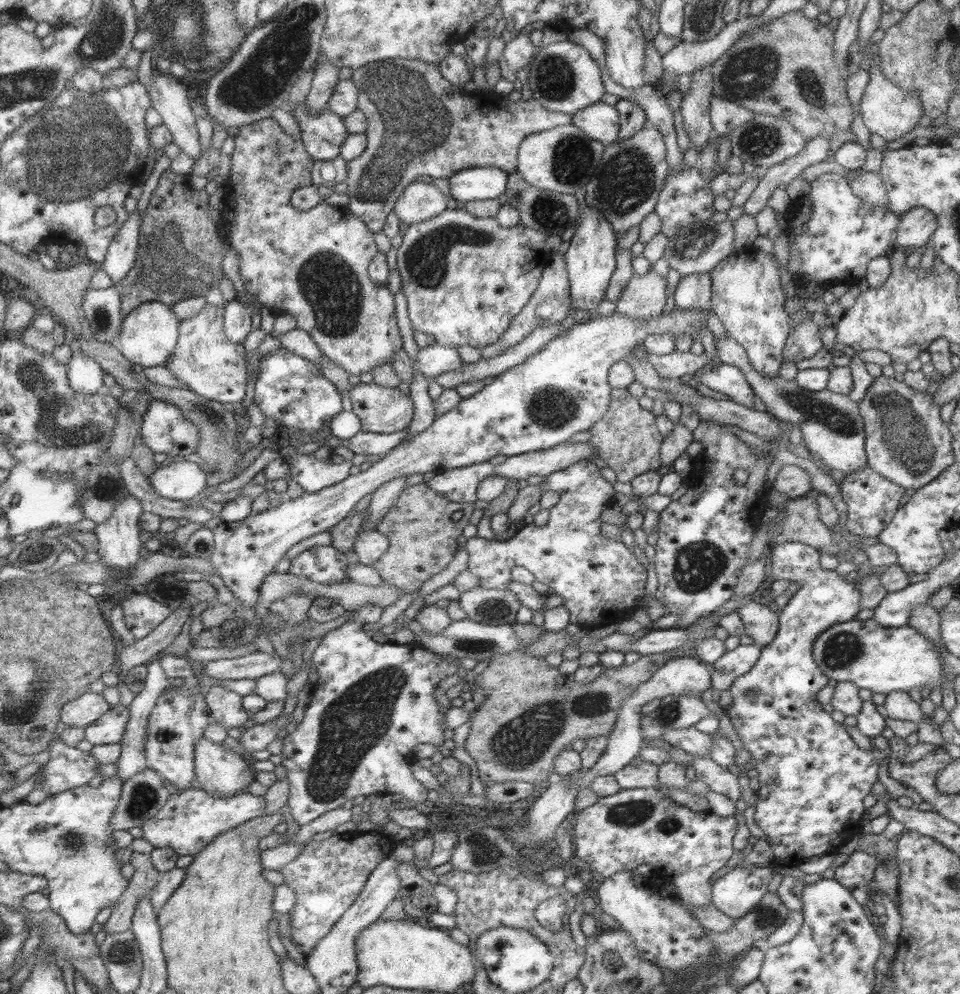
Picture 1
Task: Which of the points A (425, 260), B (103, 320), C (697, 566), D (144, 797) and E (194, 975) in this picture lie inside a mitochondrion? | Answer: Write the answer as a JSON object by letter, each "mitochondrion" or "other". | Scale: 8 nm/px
{"A":"mitochondrion","B":"mitochondrion","C":"mitochondrion","D":"mitochondrion","E":"other"}

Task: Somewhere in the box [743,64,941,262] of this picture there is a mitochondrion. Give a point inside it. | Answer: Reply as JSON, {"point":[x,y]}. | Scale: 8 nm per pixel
{"point":[812,91]}

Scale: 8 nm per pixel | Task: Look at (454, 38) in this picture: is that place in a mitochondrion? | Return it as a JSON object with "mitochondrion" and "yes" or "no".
{"mitochondrion":"no"}

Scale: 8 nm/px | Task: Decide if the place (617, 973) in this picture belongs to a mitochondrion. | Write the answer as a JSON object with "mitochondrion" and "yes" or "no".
{"mitochondrion":"yes"}

